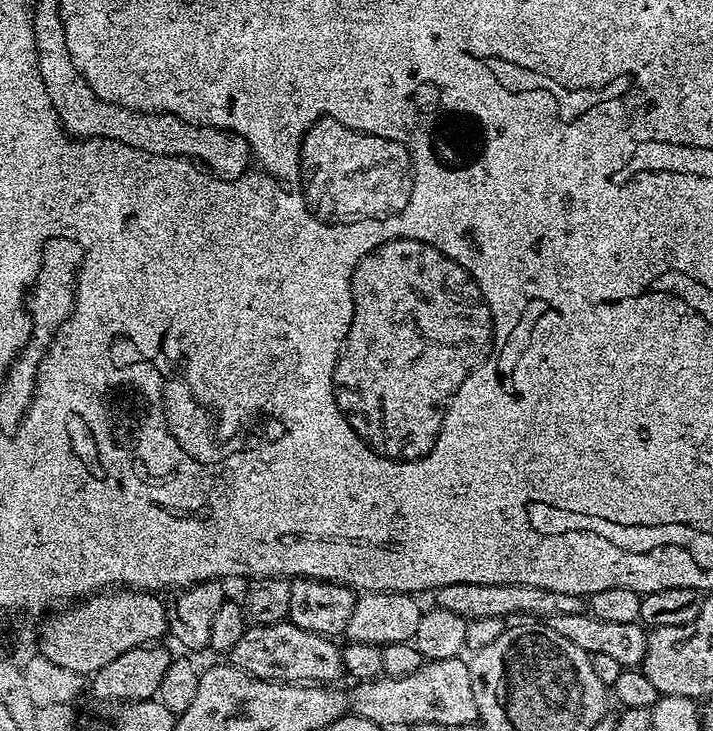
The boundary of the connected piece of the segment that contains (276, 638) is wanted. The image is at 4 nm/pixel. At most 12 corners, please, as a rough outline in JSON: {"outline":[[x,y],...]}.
{"outline":[[290,622],[245,627],[230,663],[259,680],[331,685],[337,641]]}

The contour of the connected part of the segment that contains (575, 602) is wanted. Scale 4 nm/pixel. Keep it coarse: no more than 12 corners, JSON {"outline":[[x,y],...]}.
{"outline":[[525,584],[435,589],[435,607],[478,618],[580,614],[581,597]]}

